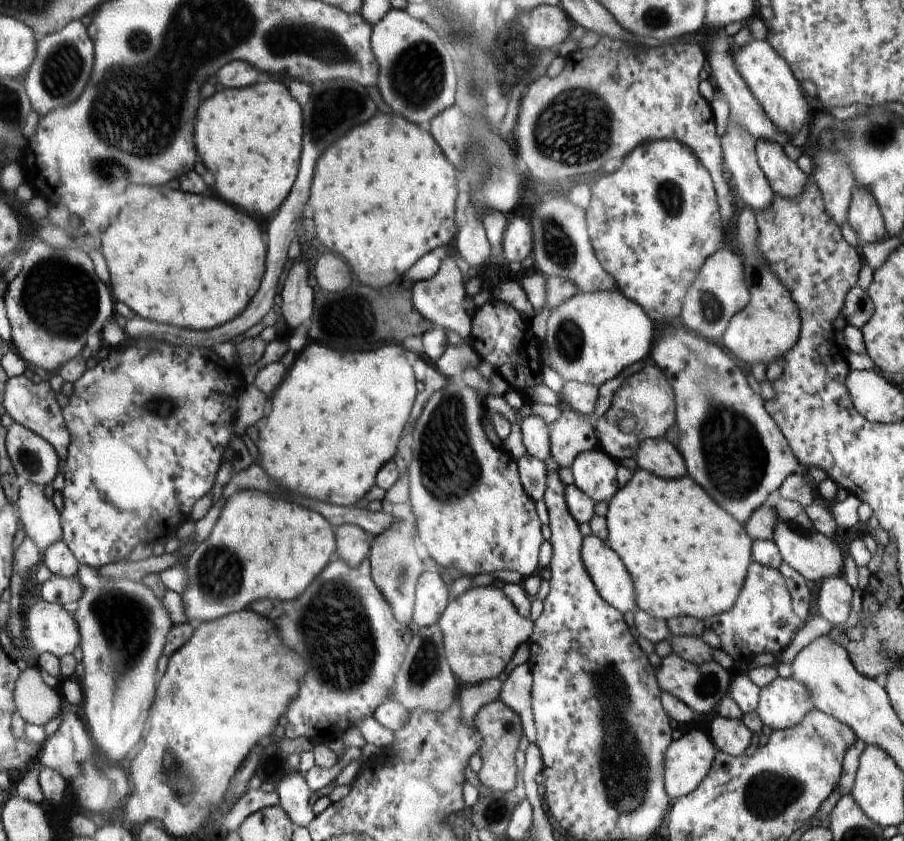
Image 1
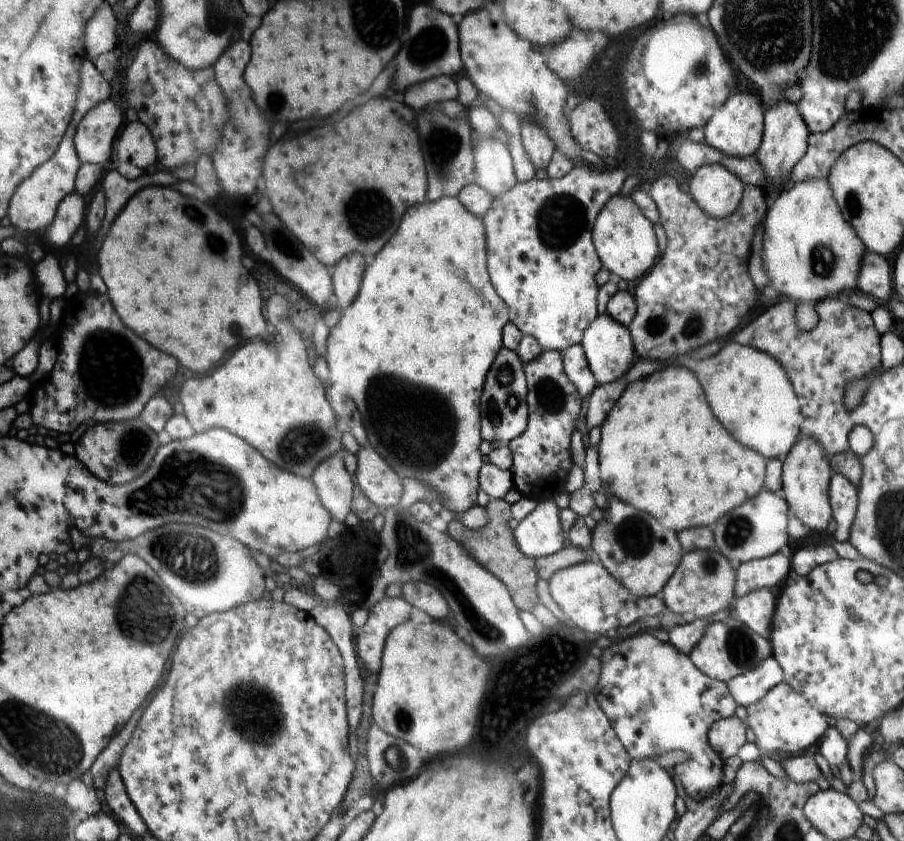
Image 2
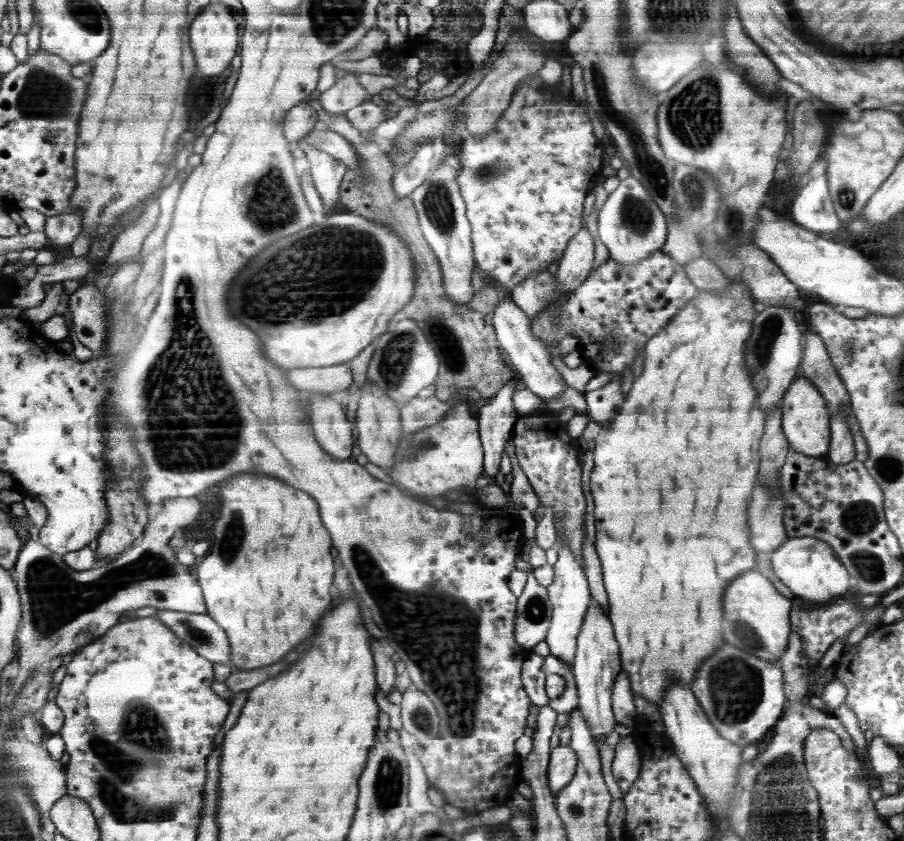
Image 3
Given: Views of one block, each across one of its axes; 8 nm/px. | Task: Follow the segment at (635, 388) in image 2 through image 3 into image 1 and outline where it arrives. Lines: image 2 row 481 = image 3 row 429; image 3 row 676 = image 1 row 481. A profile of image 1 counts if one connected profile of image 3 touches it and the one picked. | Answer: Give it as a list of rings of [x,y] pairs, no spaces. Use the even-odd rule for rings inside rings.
[[[641,469],[632,475],[626,486],[620,488],[619,492],[609,500],[606,518],[607,527],[610,531],[610,536],[607,538],[608,546],[620,557],[624,566],[630,573],[633,587],[635,590],[636,606],[644,612],[650,613],[659,619],[668,620],[676,617],[694,617],[697,619],[707,620],[718,616],[720,613],[729,611],[736,602],[740,591],[742,590],[748,567],[754,560],[751,549],[754,548],[754,540],[750,537],[744,525],[739,523],[731,514],[723,509],[696,482],[695,479],[677,478],[665,479],[647,470]]]

